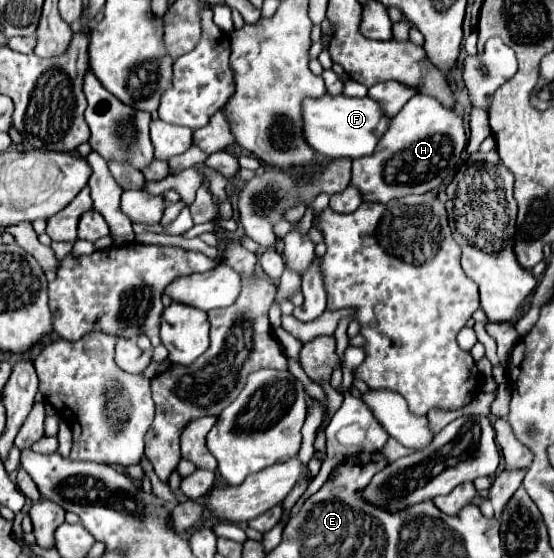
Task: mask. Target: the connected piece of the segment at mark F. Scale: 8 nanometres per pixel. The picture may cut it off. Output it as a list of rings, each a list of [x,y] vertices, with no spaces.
[[[327,94],[317,100],[303,102],[305,118],[305,140],[321,154],[331,158],[361,158],[373,154],[381,136],[389,130],[391,116],[381,108],[373,98],[349,98],[337,96],[329,98]]]

